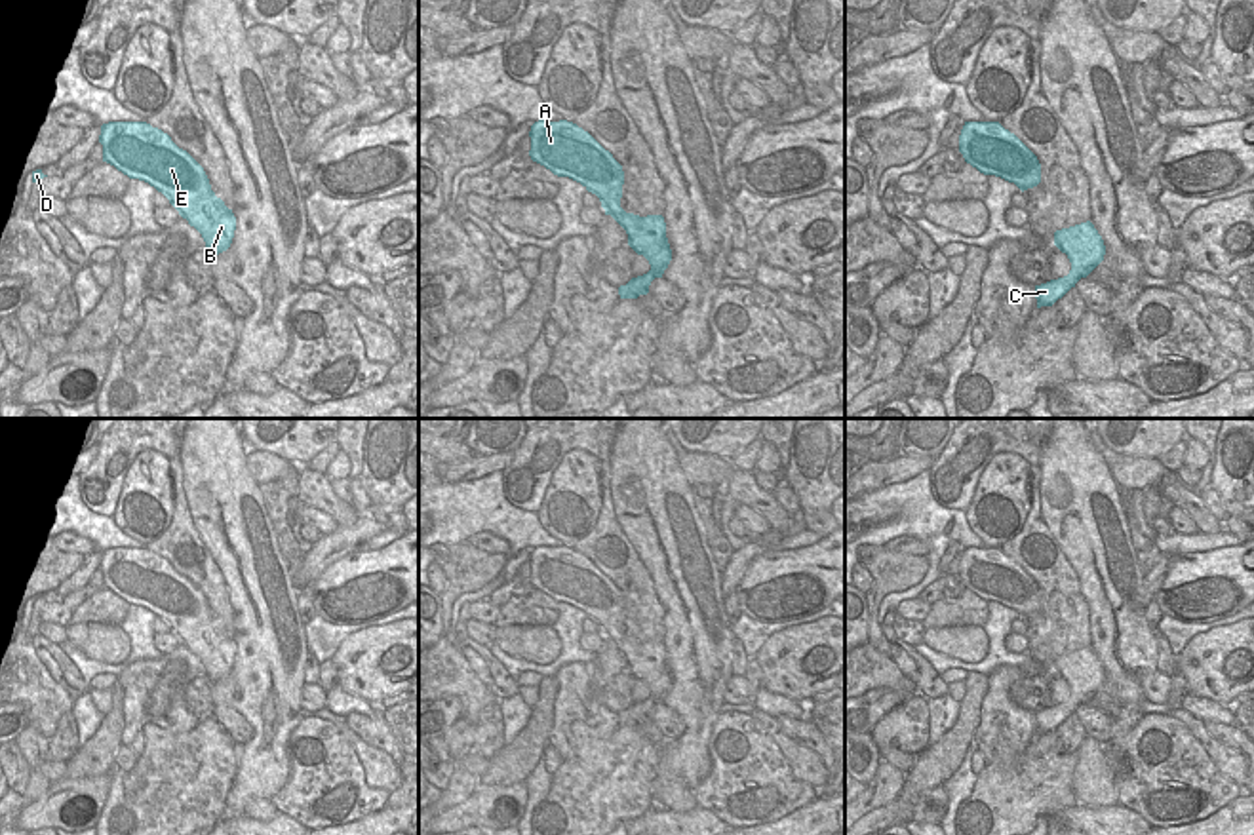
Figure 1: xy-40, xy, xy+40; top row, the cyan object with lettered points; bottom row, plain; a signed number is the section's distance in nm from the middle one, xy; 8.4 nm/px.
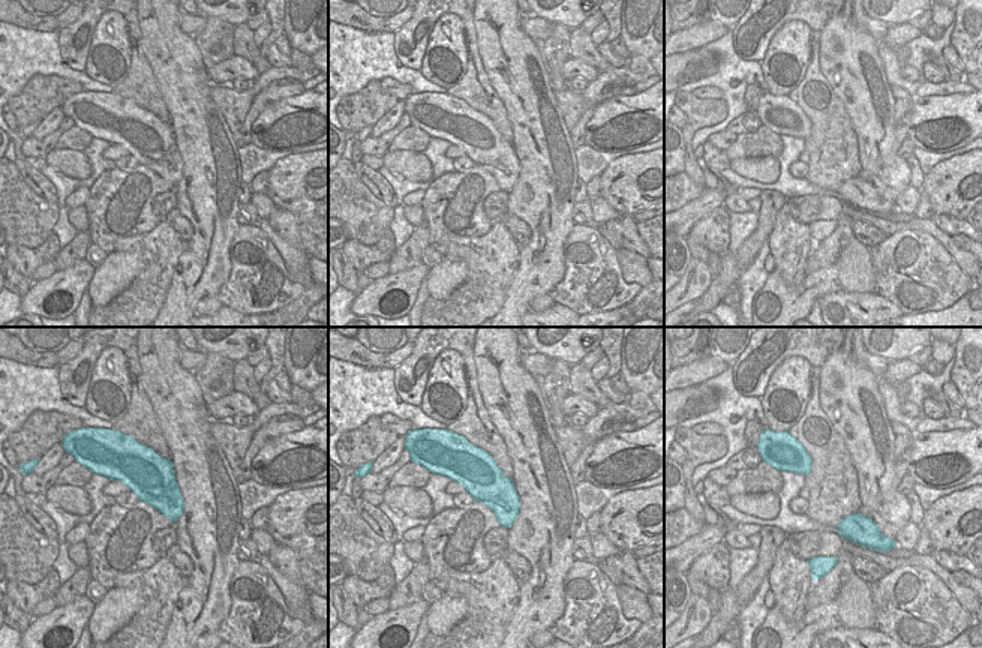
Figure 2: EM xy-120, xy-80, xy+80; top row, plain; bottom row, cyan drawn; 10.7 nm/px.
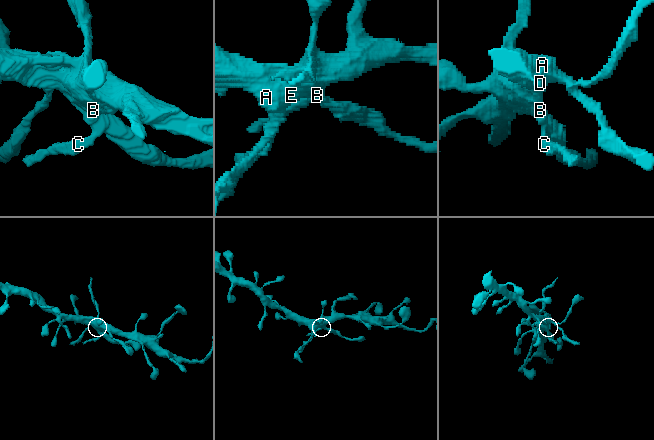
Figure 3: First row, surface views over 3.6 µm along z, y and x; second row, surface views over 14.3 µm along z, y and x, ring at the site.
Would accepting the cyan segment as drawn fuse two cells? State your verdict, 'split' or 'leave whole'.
leave whole

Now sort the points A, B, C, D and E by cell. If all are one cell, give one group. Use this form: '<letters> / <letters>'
A B C D E

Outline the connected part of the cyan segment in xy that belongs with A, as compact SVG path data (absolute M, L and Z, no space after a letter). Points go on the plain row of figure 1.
M539 546L531 552L533 588L558 603L569 603L596 620L605 635L628 660L628 671L643 681L651 696L618 713L620 725L637 725L649 719L655 704L662 704L672 687L662 641L639 643L620 633L624 597L622 592L588 557L573 548Z

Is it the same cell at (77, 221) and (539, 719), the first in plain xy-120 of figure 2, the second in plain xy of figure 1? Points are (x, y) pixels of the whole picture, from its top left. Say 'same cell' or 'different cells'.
different cells

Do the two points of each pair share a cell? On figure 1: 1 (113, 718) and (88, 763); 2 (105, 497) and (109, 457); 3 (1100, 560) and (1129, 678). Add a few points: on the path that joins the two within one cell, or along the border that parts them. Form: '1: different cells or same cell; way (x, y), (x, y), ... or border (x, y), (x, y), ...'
1: same cell; way (111, 729), (97, 752)
2: same cell; way (109, 487), (113, 474), (109, 466)
3: same cell; way (1112, 588), (1112, 613), (1117, 619), (1127, 649)

